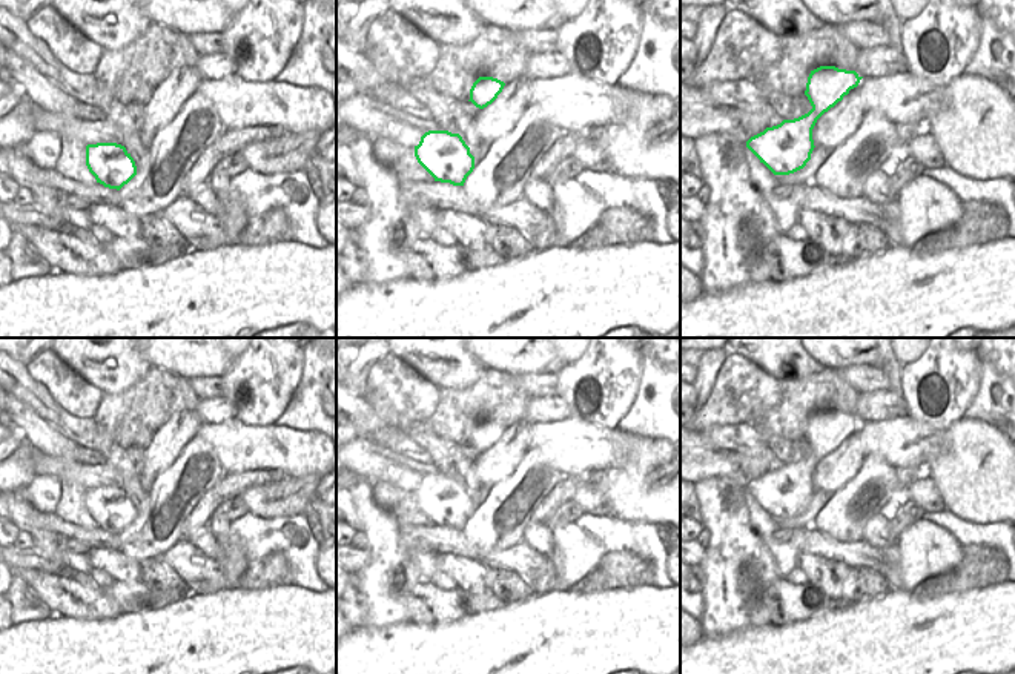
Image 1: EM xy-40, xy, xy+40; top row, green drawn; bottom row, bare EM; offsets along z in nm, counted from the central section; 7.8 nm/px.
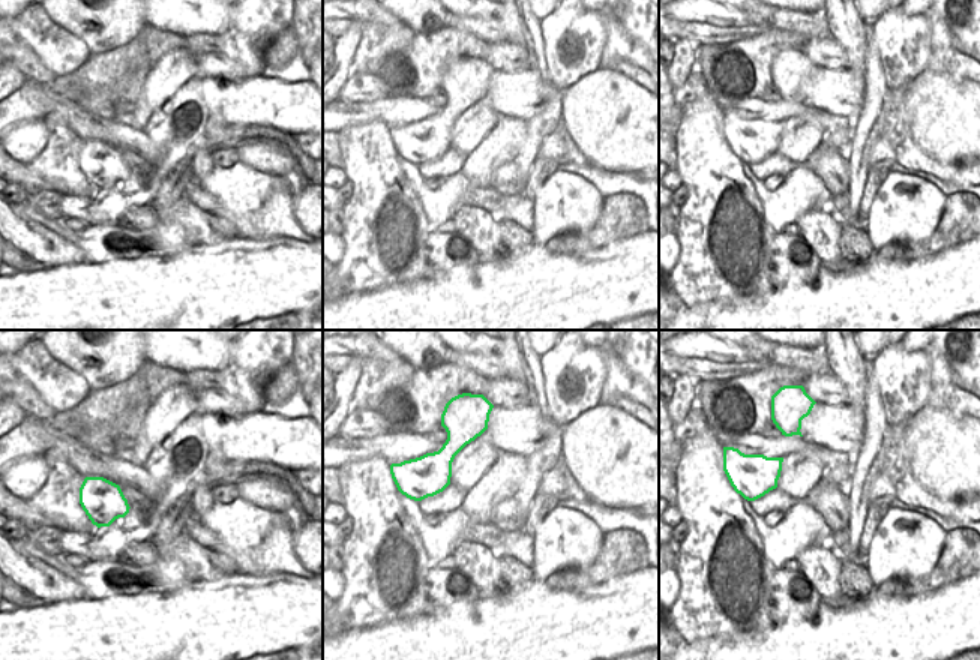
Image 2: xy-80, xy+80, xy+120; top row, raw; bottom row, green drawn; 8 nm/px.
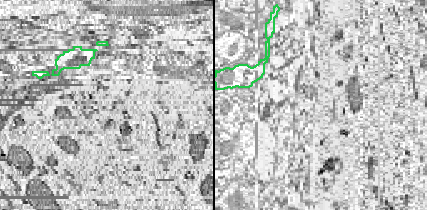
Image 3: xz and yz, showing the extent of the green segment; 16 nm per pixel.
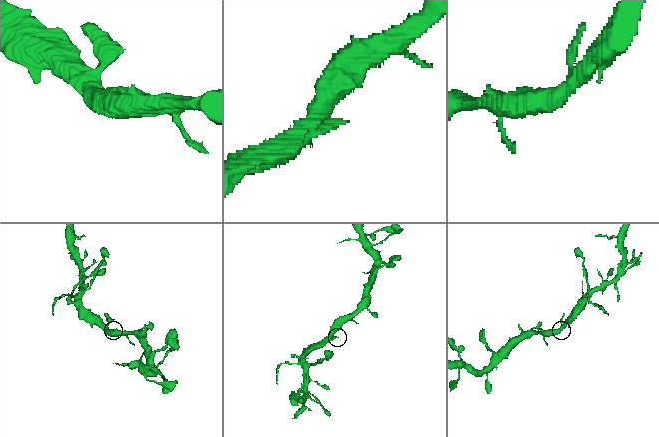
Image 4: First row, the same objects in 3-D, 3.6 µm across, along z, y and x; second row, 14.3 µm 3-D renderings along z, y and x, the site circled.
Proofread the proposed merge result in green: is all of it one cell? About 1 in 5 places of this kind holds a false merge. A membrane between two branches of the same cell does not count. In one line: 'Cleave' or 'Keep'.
Keep.

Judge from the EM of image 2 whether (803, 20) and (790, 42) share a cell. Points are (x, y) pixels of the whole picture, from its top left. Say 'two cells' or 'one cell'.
two cells

